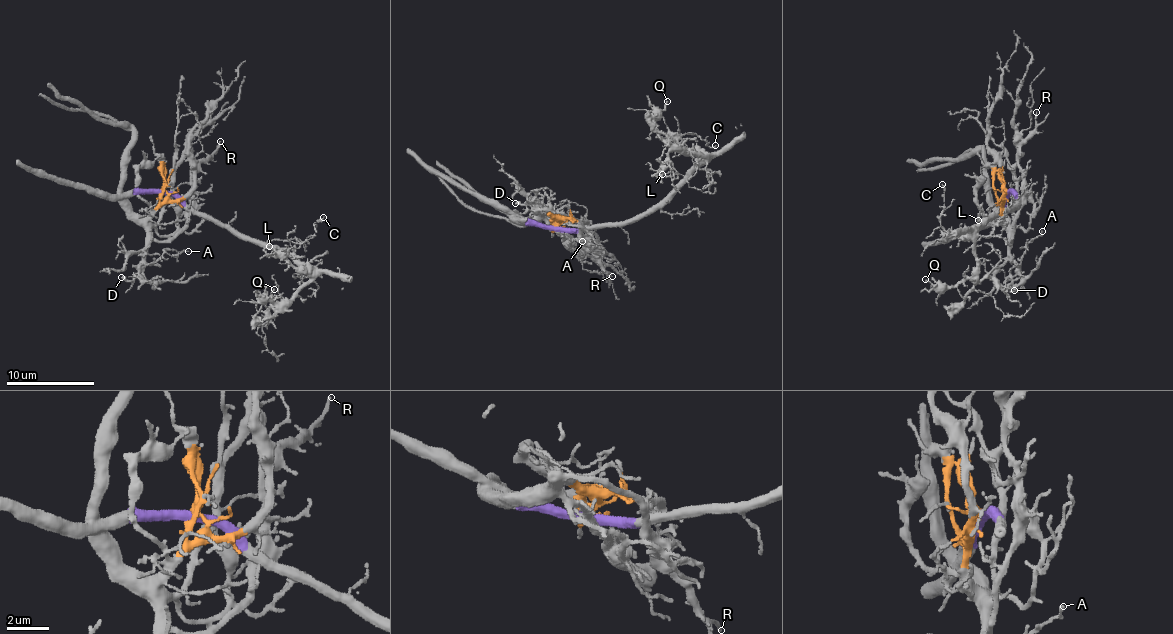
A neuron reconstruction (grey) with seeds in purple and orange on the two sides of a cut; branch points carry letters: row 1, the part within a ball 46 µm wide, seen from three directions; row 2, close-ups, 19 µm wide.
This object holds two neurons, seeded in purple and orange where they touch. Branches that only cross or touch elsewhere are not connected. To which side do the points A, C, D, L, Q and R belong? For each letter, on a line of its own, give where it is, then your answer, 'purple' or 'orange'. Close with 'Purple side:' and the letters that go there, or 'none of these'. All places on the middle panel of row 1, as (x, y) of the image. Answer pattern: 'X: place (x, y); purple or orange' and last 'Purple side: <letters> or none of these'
A: place (582, 241); orange
C: place (715, 145); purple
D: place (515, 203); orange
L: place (662, 174); purple
Q: place (667, 101); purple
R: place (612, 276); orange
Purple side: C, L, Q

